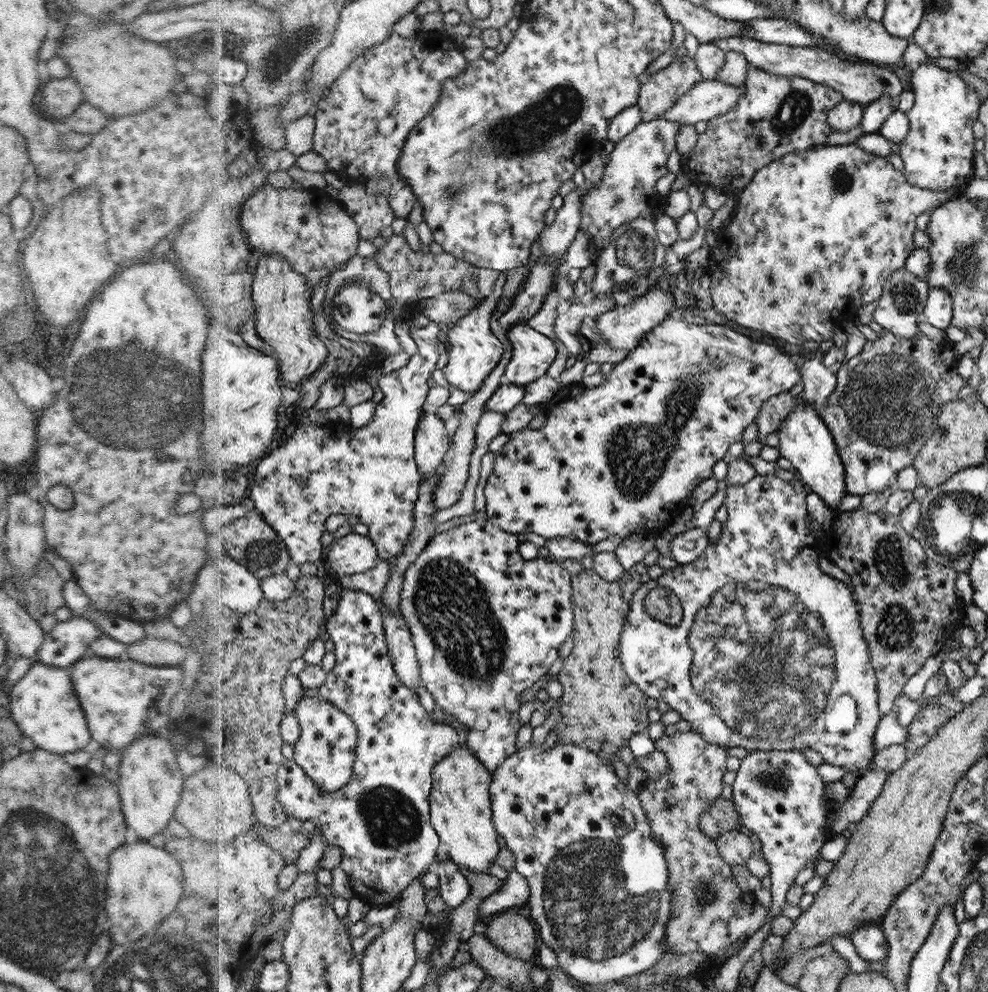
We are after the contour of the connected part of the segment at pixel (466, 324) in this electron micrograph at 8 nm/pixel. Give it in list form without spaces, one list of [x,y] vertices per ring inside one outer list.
[[[476,308],[460,319],[458,325],[450,329],[448,334],[452,347],[450,361],[444,368],[444,374],[450,384],[464,392],[475,393],[480,390],[486,378],[492,374],[494,367],[502,360],[504,344],[490,330],[490,324],[488,324],[490,316],[492,316],[492,310],[481,312],[479,308]]]

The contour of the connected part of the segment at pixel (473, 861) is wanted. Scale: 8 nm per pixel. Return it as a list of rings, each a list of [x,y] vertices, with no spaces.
[[[462,742],[434,768],[433,776],[433,826],[440,833],[441,840],[449,845],[449,856],[460,868],[490,872],[490,864],[500,850],[496,840],[497,828],[493,824],[493,810],[490,810],[492,796],[488,796],[488,784],[493,782],[490,770],[482,765],[469,745]]]

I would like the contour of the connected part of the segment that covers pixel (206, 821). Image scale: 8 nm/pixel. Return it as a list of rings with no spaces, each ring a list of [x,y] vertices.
[[[205,761],[195,774],[186,777],[183,781],[183,790],[174,819],[184,825],[194,837],[200,837],[205,841],[225,841],[226,843],[239,841],[241,837],[248,834],[250,828],[259,823],[252,800],[252,788],[246,778],[240,774],[238,769],[224,762],[208,761]]]

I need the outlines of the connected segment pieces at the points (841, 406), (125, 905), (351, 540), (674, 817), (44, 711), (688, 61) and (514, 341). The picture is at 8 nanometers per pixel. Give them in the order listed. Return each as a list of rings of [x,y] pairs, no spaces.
[[[884,330],[879,340],[867,341],[857,356],[844,362],[836,372],[836,390],[830,394],[827,406],[818,407],[802,397],[803,404],[813,406],[833,433],[838,452],[845,465],[846,485],[850,494],[878,494],[895,486],[898,473],[913,464],[921,448],[933,436],[938,426],[941,408],[956,398],[964,380],[956,372],[959,356],[952,341],[935,342],[920,334],[914,339],[894,336]]]
[[[144,839],[132,844],[124,843],[110,854],[110,874],[108,874],[108,896],[106,912],[110,920],[111,941],[134,940],[154,928],[156,922],[165,922],[183,896],[184,873],[180,862],[164,847],[154,848]]]
[[[351,532],[340,537],[329,548],[328,560],[338,573],[357,575],[378,566],[381,556],[374,539],[368,535]]]
[[[692,730],[664,734],[654,743],[657,751],[664,752],[669,758],[672,767],[666,775],[642,790],[638,797],[645,806],[656,840],[665,846],[669,864],[673,908],[666,930],[667,952],[708,953],[713,957],[732,944],[743,946],[764,924],[764,908],[756,904],[754,896],[744,894],[736,886],[728,862],[718,858],[714,838],[706,834],[699,824],[699,817],[710,801],[722,793],[728,749],[708,743]]]
[[[39,661],[32,665],[22,679],[13,687],[10,687],[5,700],[8,700],[8,715],[22,731],[22,734],[31,738],[37,748],[60,754],[70,754],[85,750],[88,742],[92,740],[90,729],[86,724],[86,716],[82,710],[79,698],[76,696],[75,688],[72,686],[70,676],[65,669],[48,666]]]
[[[688,55],[676,58],[642,84],[642,92],[637,100],[642,120],[650,122],[663,118],[666,111],[674,107],[678,99],[702,80],[704,78],[697,67],[696,60]]]
[[[523,322],[512,326],[507,333],[513,352],[504,368],[508,382],[528,386],[546,374],[556,358],[556,346],[544,333]]]

